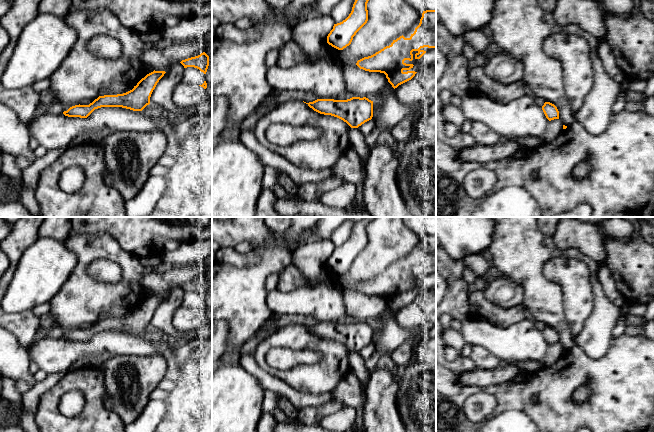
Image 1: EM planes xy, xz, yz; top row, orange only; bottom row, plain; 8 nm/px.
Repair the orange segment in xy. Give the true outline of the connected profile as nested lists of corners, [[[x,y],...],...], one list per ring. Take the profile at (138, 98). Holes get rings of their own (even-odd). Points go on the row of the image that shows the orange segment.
[[[153,71],[142,78],[134,88],[126,93],[99,96],[89,105],[75,105],[63,114],[68,117],[87,118],[95,109],[101,107],[122,107],[142,111],[150,104],[150,97],[165,71]]]

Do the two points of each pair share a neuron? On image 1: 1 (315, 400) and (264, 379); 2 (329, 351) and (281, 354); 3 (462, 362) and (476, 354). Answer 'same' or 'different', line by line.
1: same
2: different
3: different

